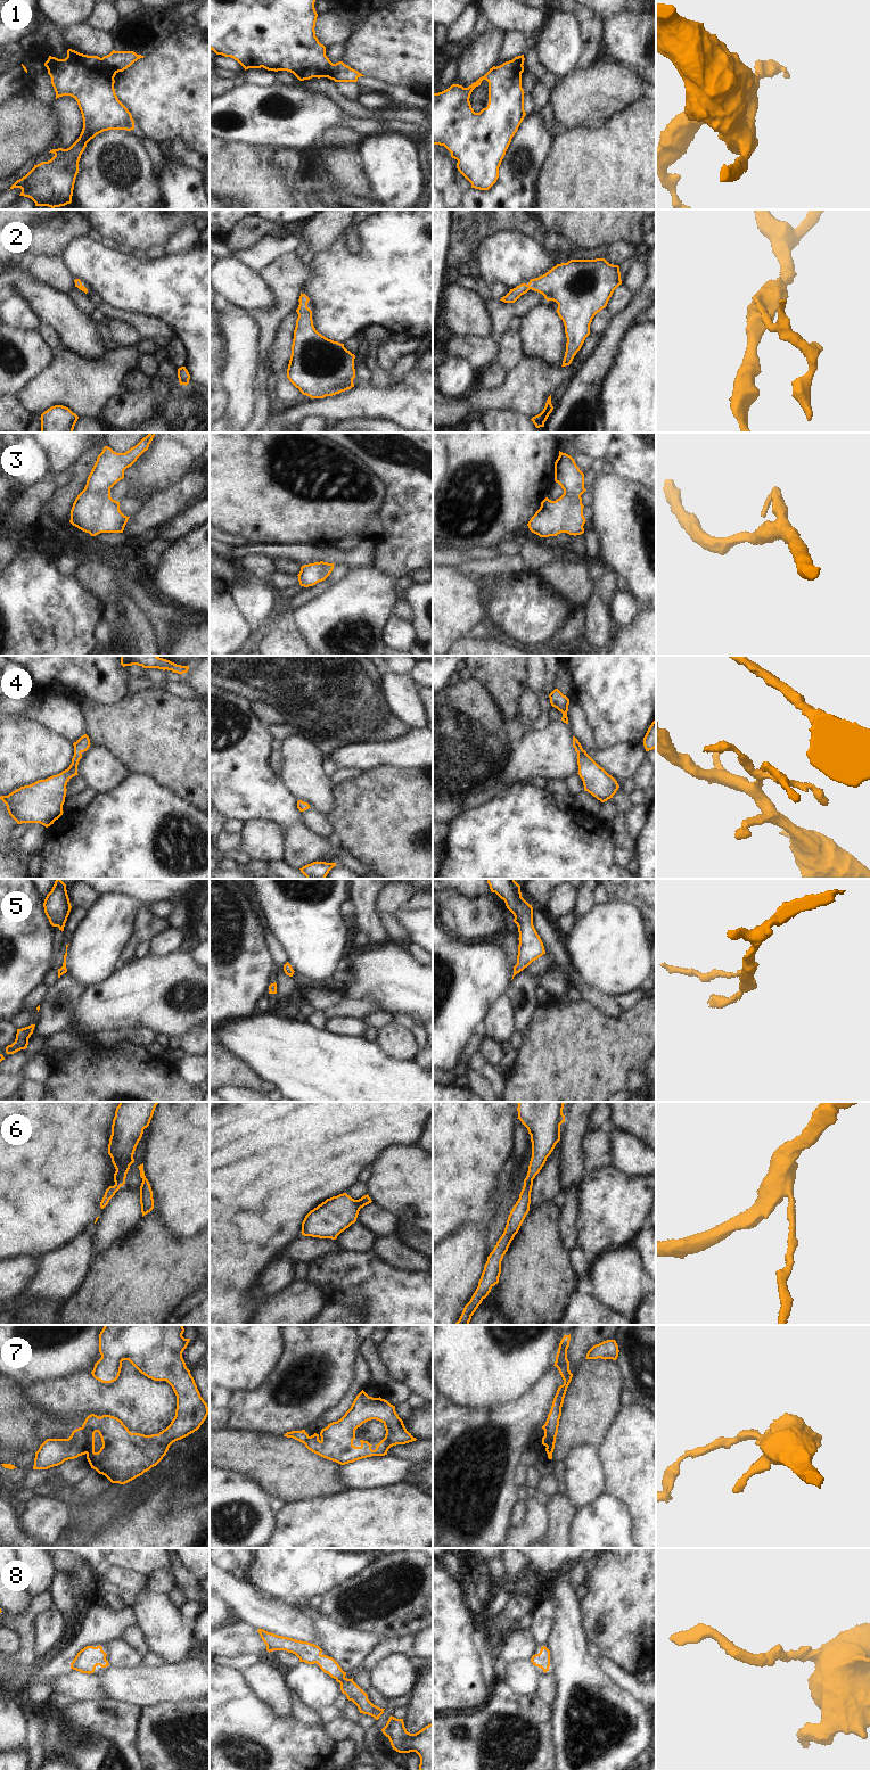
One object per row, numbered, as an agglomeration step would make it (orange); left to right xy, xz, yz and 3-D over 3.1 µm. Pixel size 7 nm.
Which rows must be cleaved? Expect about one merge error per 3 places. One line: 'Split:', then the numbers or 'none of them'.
Split: 1, 7

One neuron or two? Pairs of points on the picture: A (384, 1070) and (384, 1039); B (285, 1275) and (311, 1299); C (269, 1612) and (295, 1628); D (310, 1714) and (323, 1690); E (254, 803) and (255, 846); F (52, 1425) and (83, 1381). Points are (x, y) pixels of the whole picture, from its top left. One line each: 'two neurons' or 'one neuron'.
A: two neurons
B: two neurons
C: one neuron
D: two neurons
E: two neurons
F: two neurons

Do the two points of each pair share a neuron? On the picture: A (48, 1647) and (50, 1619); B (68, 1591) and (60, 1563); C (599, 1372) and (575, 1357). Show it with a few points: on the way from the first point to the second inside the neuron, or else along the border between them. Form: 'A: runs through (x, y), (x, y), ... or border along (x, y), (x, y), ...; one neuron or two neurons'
A: runs through (48, 1640), (49, 1626); one neuron
B: border along (56, 1571), (63, 1571), (67, 1574), (78, 1595); two neurons
C: border along (585, 1359), (573, 1375); two neurons

